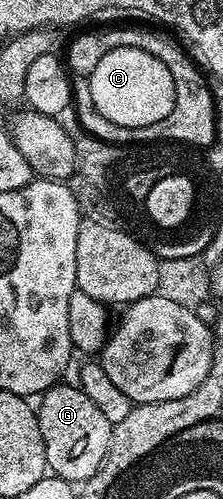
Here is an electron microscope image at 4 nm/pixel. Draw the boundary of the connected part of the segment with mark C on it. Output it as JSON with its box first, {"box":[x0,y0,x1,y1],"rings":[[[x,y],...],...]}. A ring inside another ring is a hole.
{"box":[87,47,175,129],"rings":[[[119,47],[115,51],[107,51],[99,63],[95,63],[95,71],[87,78],[89,97],[93,100],[92,112],[98,117],[107,119],[119,127],[142,129],[151,123],[163,121],[175,107],[175,83],[171,79],[171,71],[155,55],[135,47]]]}

